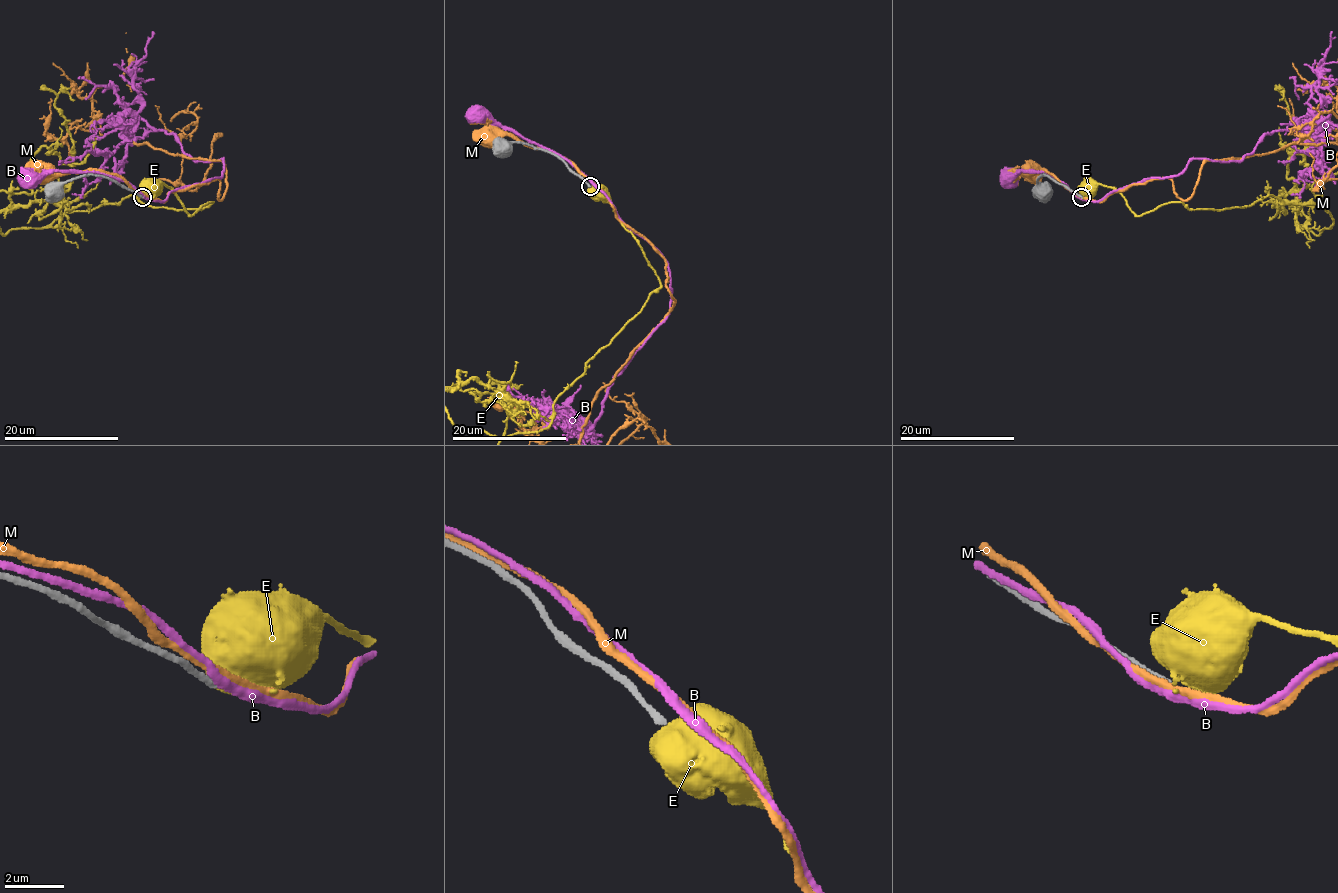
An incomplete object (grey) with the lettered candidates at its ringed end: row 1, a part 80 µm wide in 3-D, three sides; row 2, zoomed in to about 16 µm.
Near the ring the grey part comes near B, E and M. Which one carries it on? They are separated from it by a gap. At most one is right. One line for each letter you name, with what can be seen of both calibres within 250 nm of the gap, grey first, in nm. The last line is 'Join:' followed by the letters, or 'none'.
Join: none

